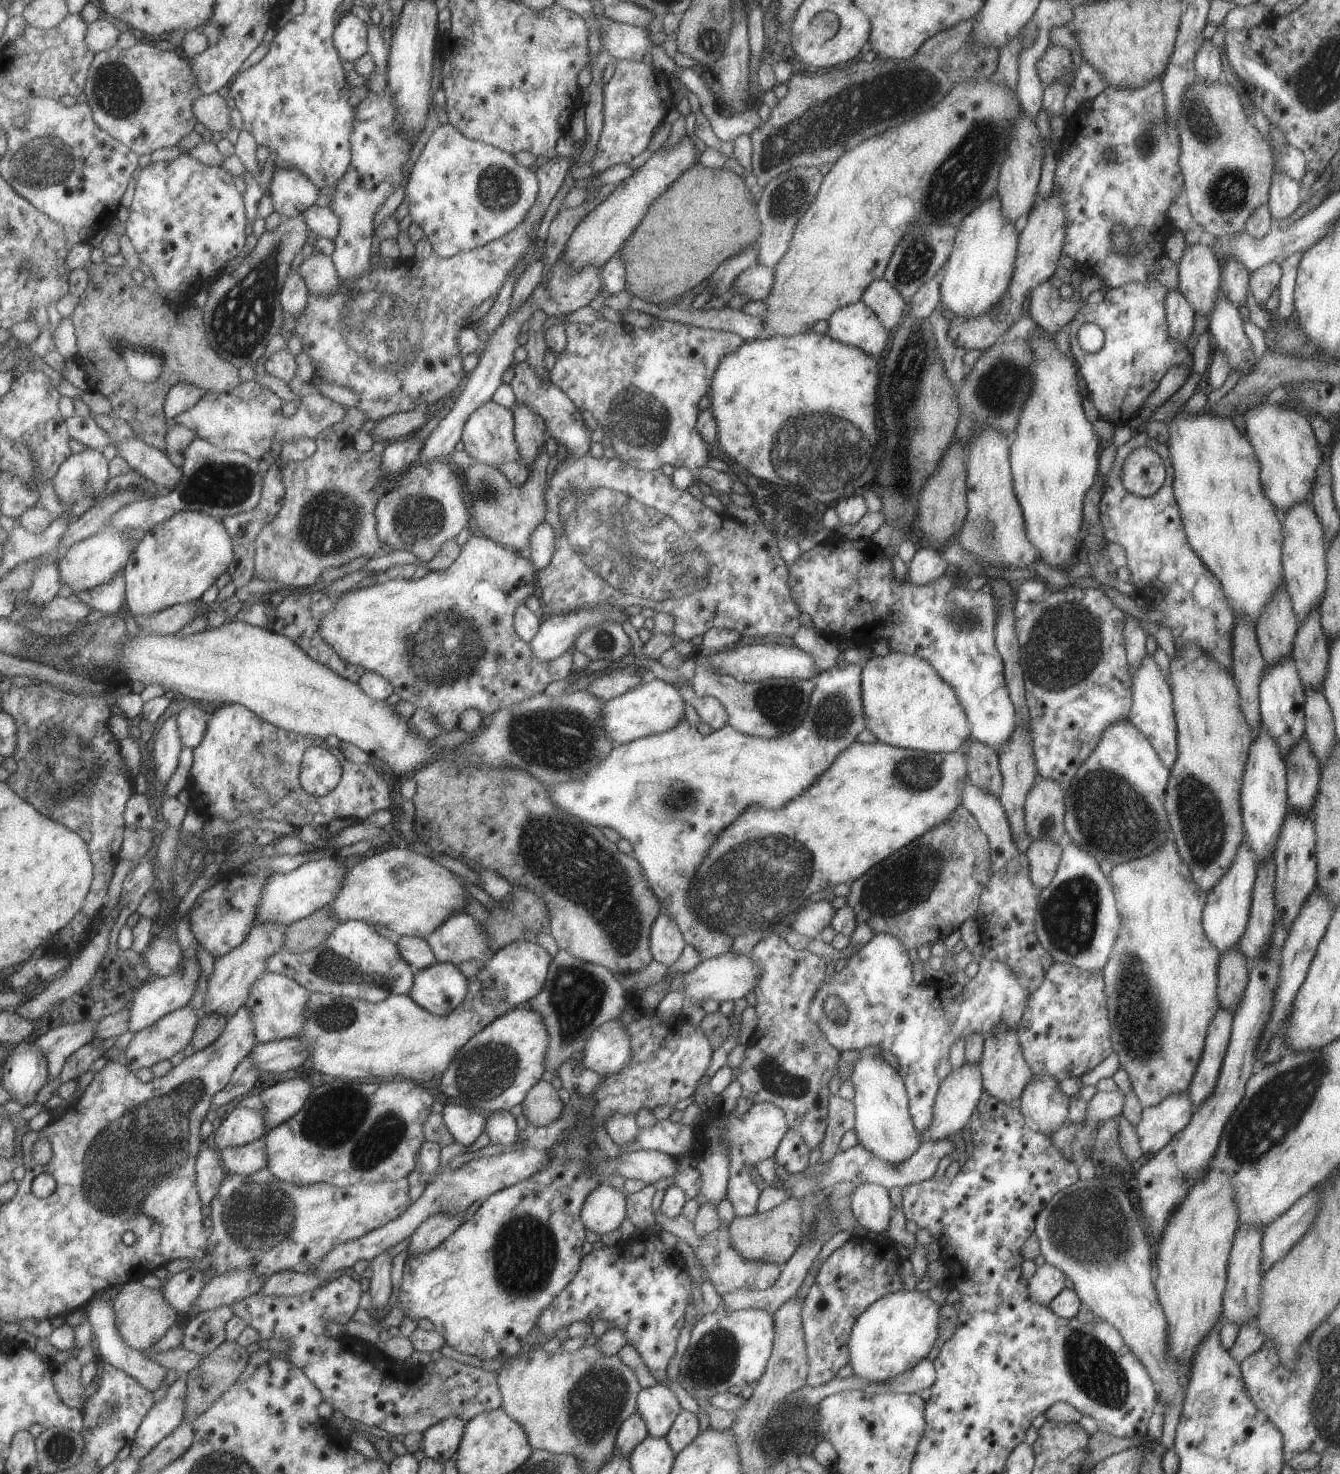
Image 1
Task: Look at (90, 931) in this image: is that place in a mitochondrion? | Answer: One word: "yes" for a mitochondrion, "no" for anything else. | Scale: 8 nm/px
no

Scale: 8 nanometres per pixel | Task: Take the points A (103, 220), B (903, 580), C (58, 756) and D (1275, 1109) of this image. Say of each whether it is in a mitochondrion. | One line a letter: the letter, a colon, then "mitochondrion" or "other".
A: other
B: other
C: mitochondrion
D: mitochondrion

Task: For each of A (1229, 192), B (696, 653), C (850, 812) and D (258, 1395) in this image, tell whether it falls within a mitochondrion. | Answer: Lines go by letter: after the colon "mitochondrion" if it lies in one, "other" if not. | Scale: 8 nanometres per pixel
A: mitochondrion
B: other
C: other
D: other

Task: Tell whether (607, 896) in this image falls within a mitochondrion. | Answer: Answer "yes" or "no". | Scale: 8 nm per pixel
yes

